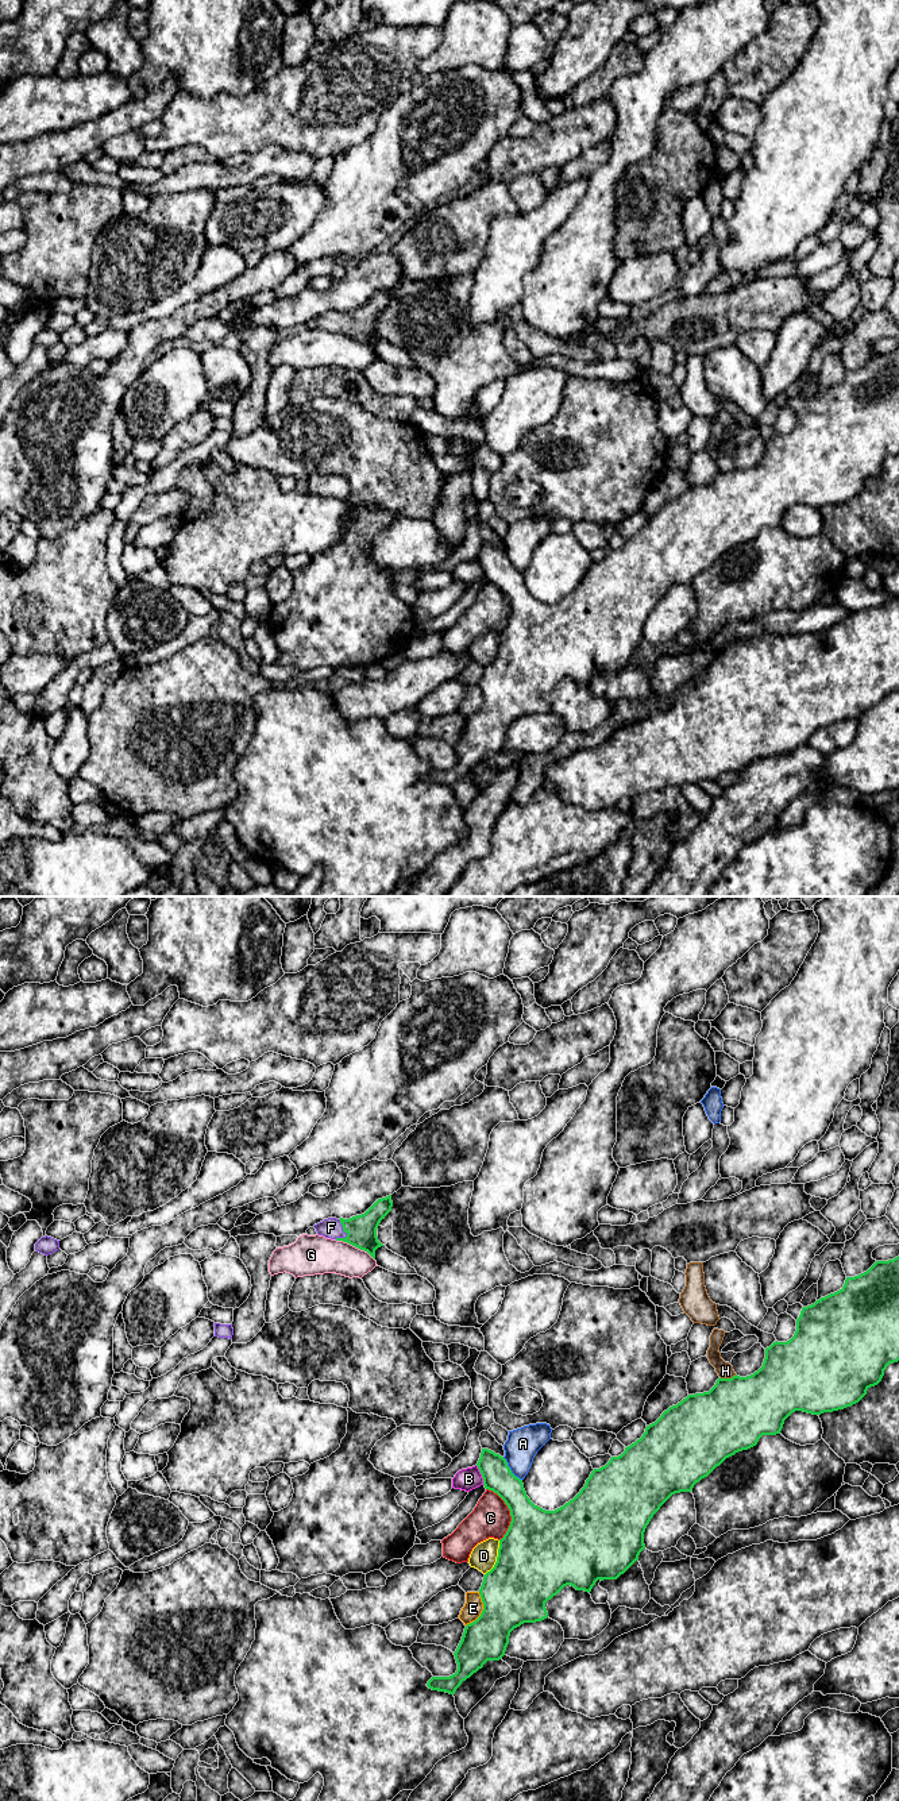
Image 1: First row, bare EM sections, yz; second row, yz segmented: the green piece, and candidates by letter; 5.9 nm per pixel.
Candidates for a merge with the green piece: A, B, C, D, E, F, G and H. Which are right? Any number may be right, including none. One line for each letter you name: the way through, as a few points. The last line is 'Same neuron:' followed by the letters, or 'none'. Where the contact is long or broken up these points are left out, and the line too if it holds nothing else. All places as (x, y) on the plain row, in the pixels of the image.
F: runs through yz (361, 323), (343, 321), (331, 320)
Same neuron: F

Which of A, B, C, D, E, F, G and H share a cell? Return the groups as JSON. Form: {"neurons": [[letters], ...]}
{"neurons": [["A"], ["B"], ["C"], ["D"], ["E"], ["F"], ["G"], ["H"]]}

